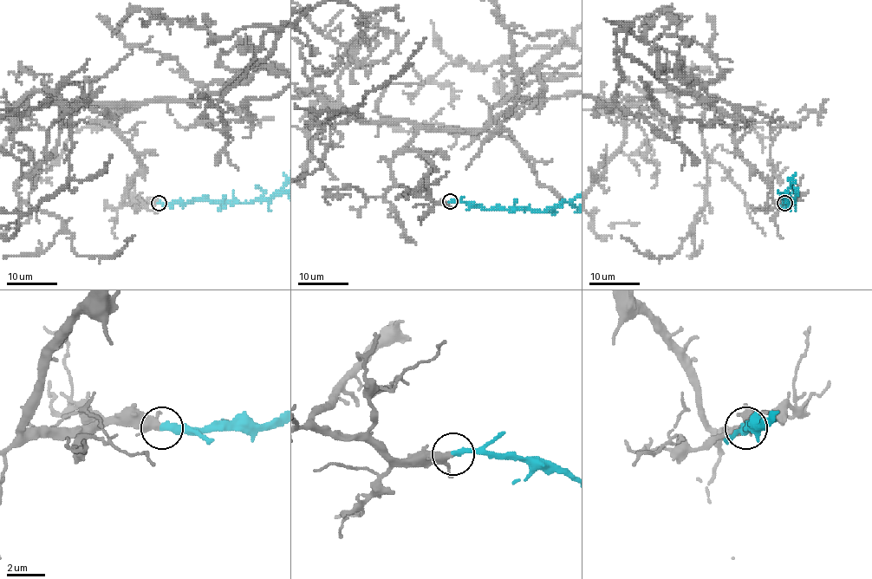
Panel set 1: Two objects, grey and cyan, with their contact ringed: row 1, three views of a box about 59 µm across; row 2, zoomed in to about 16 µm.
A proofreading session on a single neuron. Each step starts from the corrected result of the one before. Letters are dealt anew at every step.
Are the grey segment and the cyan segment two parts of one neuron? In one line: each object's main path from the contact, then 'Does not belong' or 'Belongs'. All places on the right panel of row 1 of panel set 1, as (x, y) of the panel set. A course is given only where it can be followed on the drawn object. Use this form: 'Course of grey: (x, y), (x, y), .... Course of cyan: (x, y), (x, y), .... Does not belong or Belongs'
Belongs

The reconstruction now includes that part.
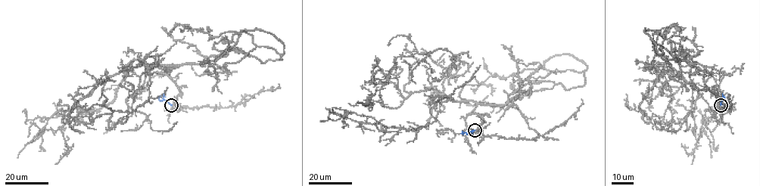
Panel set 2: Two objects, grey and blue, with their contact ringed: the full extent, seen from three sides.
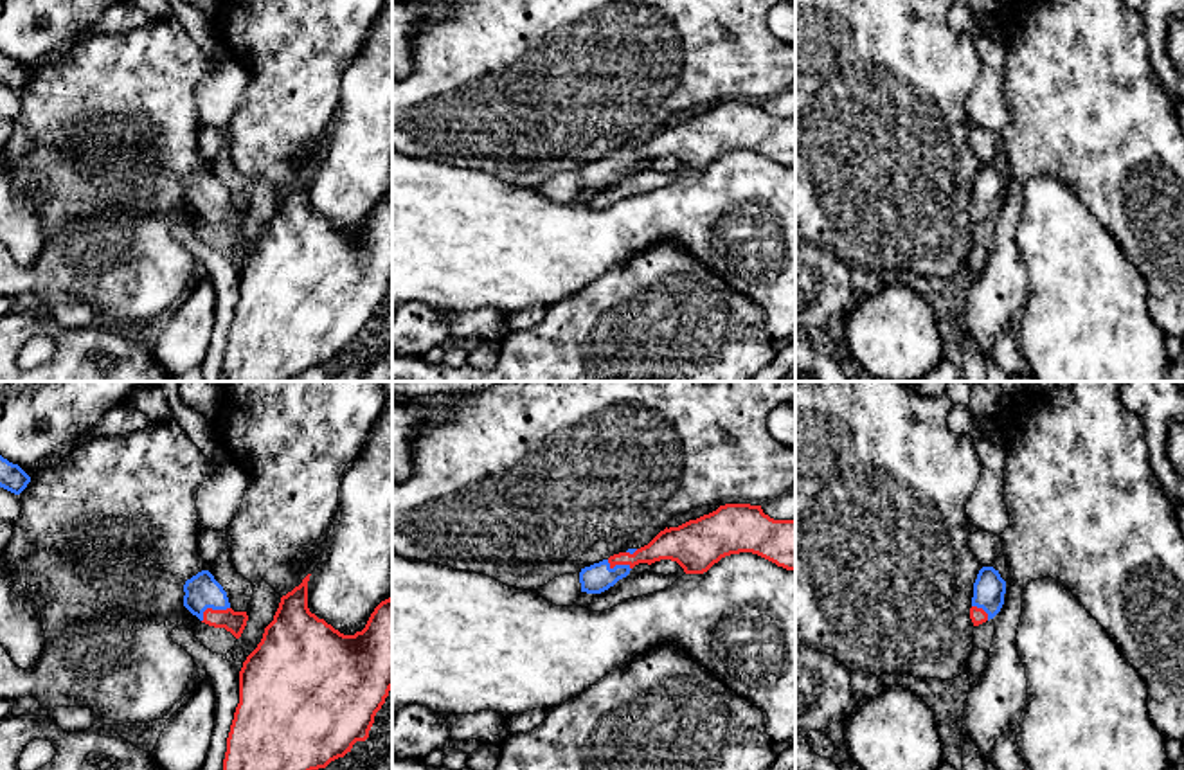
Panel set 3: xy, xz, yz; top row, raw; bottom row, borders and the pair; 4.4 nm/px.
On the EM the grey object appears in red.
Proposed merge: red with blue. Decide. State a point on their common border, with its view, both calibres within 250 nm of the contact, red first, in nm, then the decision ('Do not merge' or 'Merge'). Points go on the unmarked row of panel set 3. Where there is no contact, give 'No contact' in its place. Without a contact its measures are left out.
Touches red at xy (211, 205). Thickness 100 nm (red) against 160 nm. Merge

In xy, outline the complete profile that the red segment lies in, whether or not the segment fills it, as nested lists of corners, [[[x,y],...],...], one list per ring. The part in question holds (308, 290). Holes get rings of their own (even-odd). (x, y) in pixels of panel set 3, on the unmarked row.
[[[308,171],[299,184],[281,194],[274,218],[265,225],[261,239],[243,259],[243,264],[239,268],[239,300],[234,309],[223,356],[223,381],[290,381],[292,378],[311,367],[326,365],[331,358],[344,354],[347,349],[351,349],[356,338],[365,338],[369,335],[374,313],[381,306],[385,295],[389,293],[389,288],[392,286],[392,191],[389,196],[381,198],[374,205],[362,228],[356,228],[354,232],[344,232],[324,216],[318,216],[315,210],[309,209],[309,173],[311,171]]]

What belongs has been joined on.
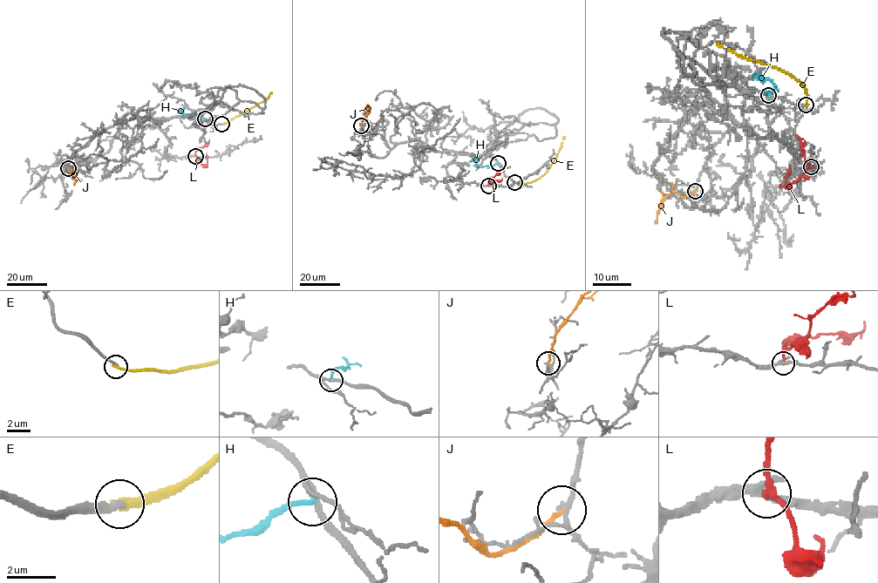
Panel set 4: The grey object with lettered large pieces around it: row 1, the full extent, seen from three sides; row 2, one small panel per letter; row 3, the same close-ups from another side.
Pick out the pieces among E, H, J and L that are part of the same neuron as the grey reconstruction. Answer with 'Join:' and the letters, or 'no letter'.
Join: no letter

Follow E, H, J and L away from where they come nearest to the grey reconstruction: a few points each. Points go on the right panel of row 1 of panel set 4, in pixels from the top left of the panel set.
E: (806, 105), (806, 91), (794, 77), (781, 69), (753, 61), (716, 44)
H: (769, 95), (775, 84), (756, 76), (752, 78)
J: (695, 191), (684, 198), (675, 192), (668, 194), (663, 200), (656, 222)
L: (811, 166), (801, 178), (786, 187), (789, 166)

